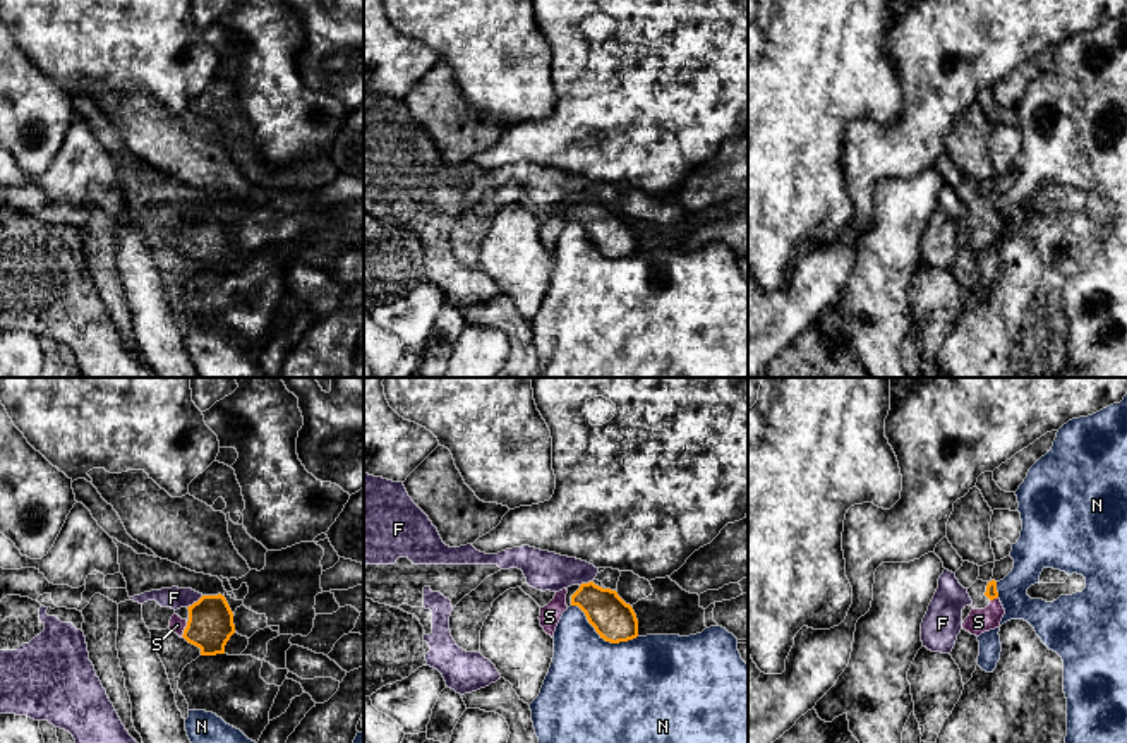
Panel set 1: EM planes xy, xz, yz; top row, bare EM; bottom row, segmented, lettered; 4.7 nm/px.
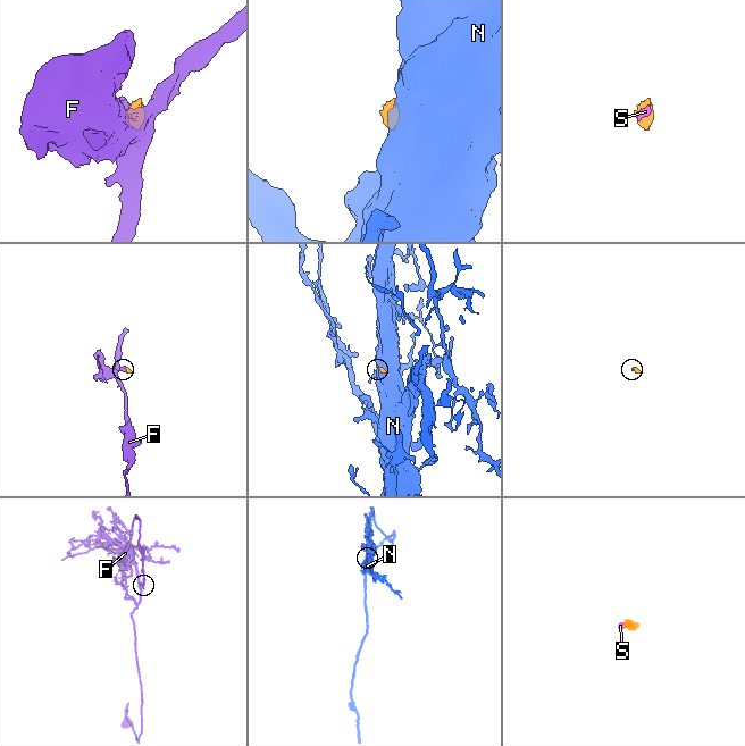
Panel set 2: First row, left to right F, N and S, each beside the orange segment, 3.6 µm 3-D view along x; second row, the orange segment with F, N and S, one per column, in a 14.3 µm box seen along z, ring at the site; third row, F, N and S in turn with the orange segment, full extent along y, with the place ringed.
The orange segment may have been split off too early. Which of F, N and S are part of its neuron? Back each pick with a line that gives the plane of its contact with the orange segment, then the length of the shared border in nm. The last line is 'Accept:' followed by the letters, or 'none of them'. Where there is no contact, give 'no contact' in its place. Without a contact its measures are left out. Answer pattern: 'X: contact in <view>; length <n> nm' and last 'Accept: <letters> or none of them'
S: contact in xy; length 80 nm
Accept: S

